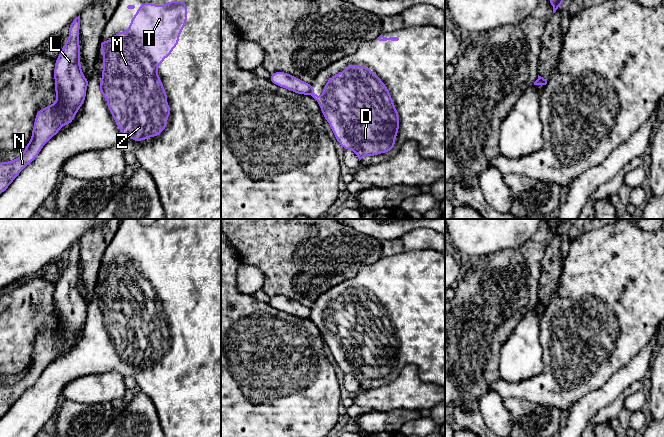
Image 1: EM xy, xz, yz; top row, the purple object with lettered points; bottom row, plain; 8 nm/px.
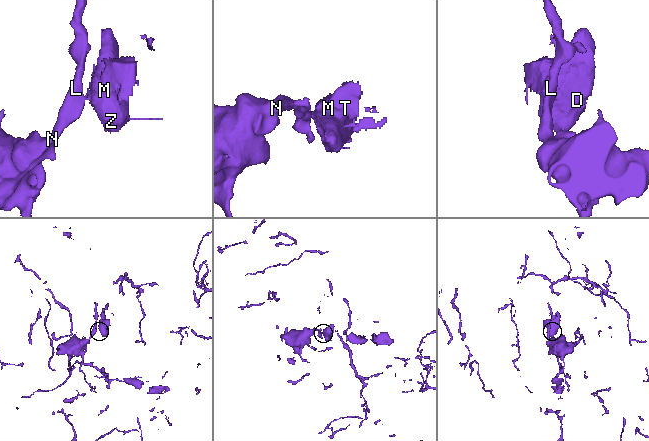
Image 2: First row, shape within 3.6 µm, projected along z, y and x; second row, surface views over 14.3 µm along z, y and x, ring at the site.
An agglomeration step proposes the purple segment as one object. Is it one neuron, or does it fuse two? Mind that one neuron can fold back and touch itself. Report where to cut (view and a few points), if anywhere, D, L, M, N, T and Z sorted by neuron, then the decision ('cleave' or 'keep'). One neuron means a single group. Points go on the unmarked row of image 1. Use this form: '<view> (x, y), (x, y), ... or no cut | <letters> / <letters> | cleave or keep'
xz (311, 308), (309, 317) | D M T Z / L N | cleave

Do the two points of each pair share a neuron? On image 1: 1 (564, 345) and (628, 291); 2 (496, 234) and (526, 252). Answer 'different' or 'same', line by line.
1: same
2: different

